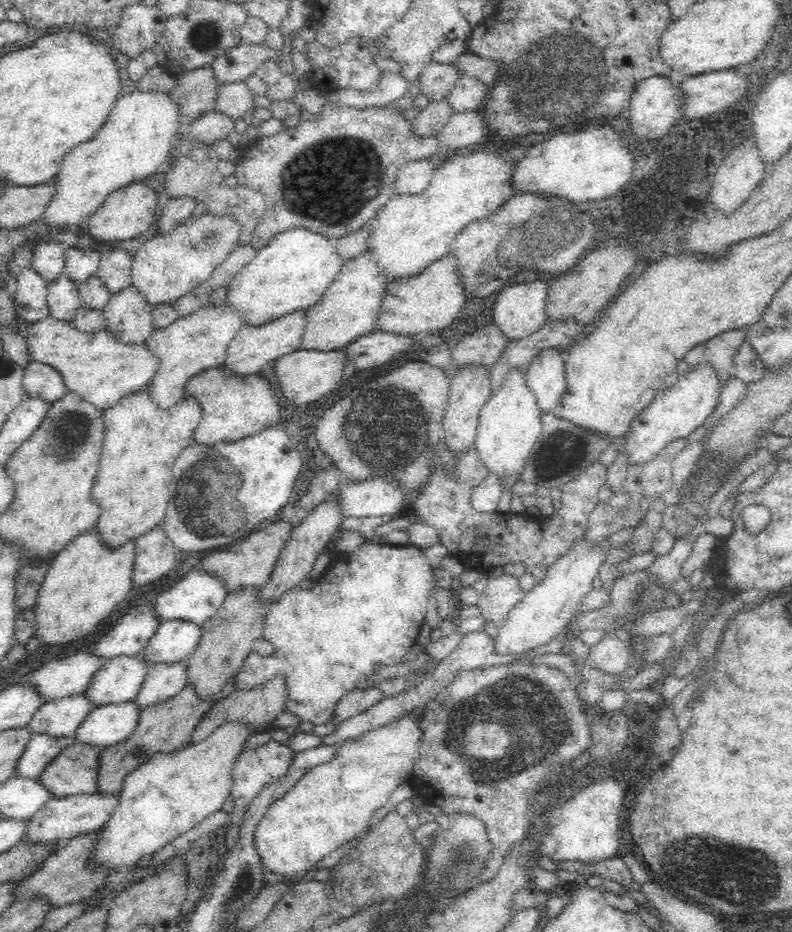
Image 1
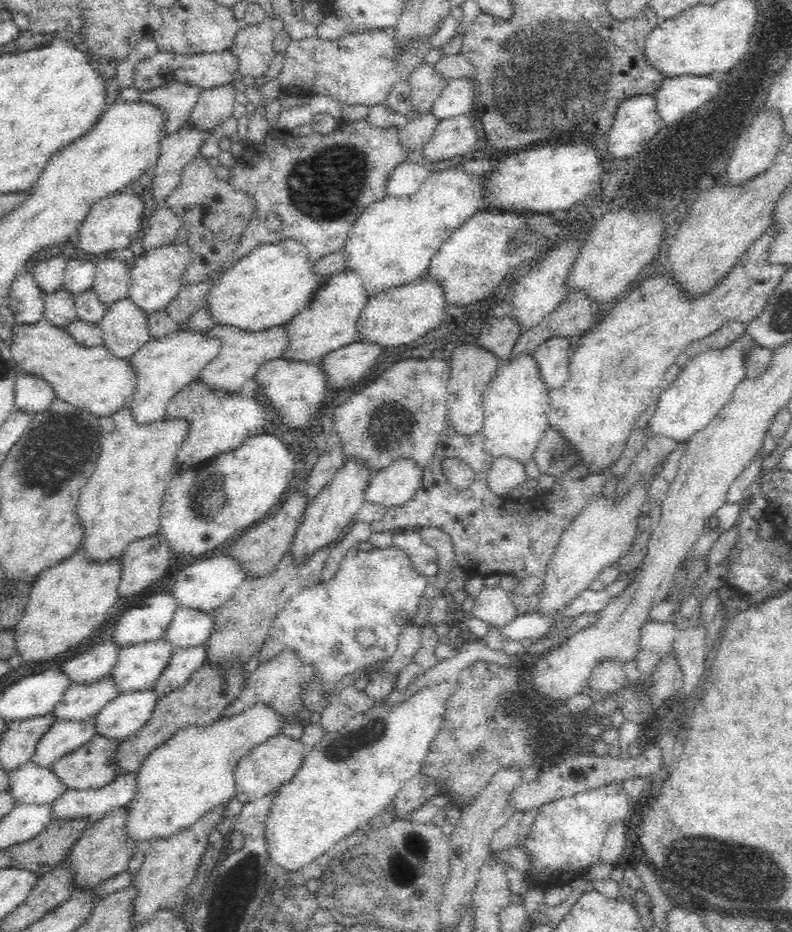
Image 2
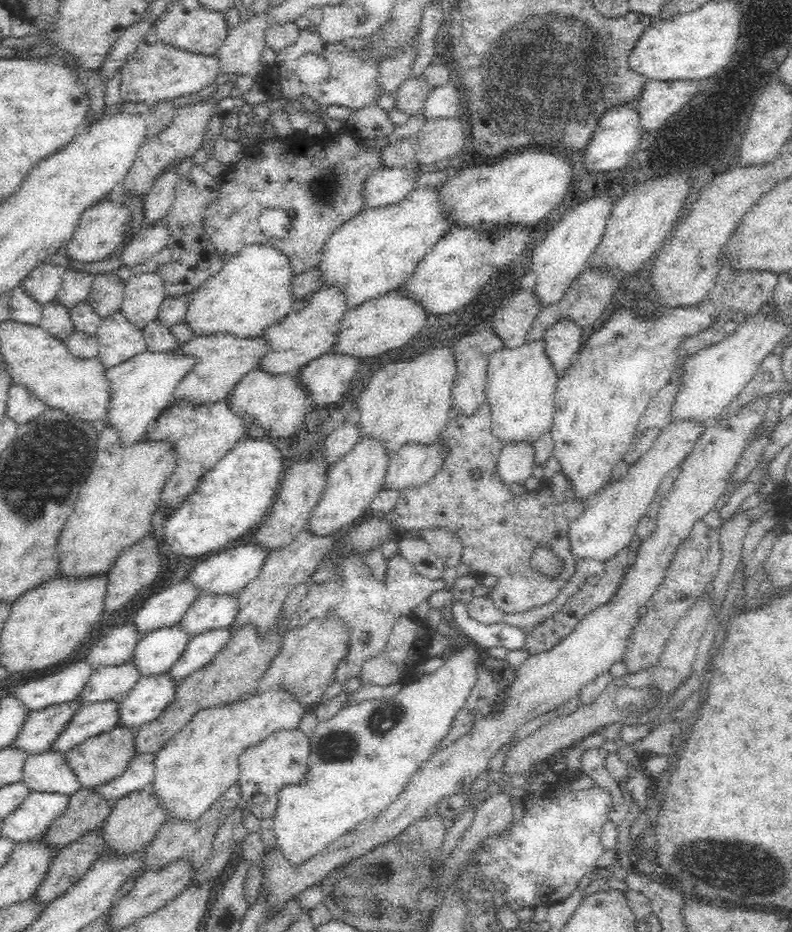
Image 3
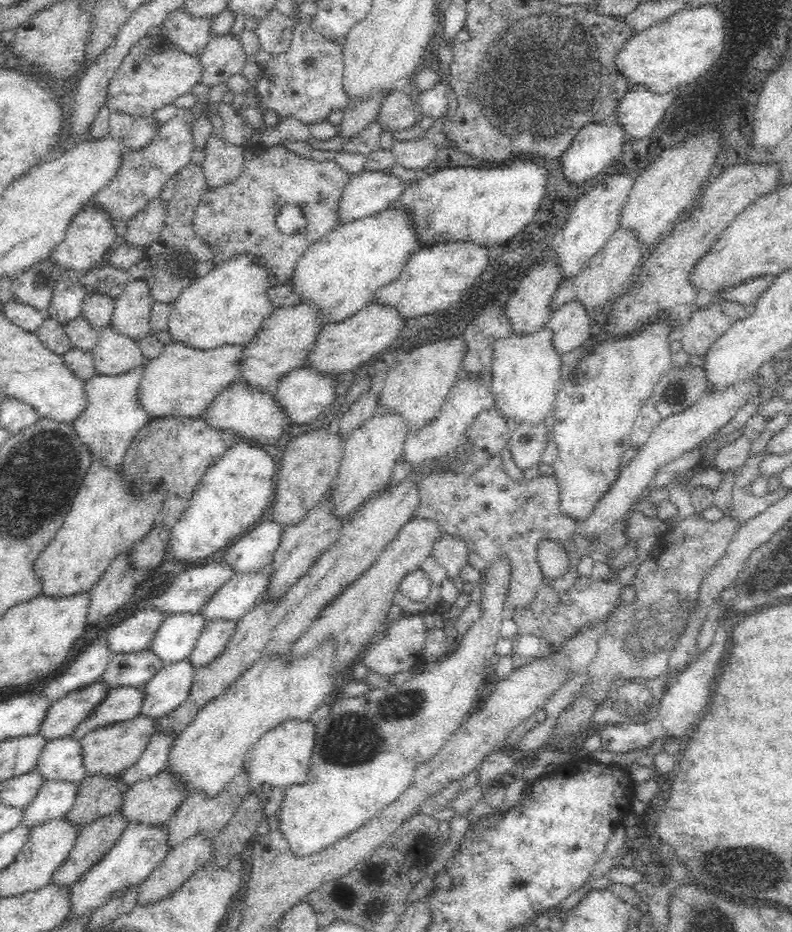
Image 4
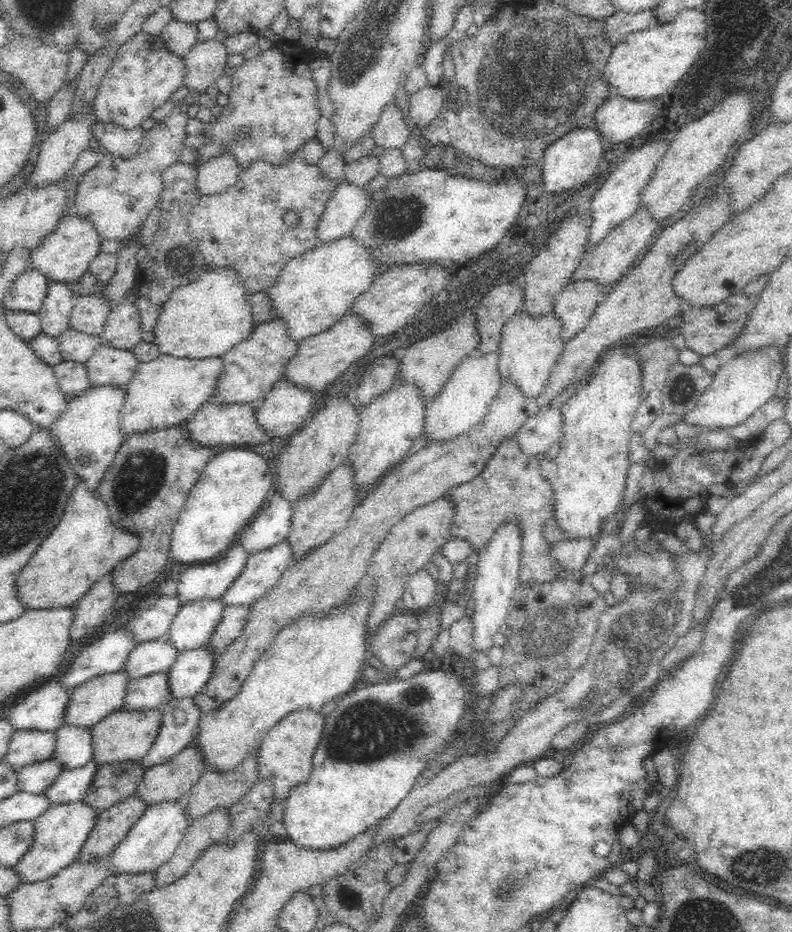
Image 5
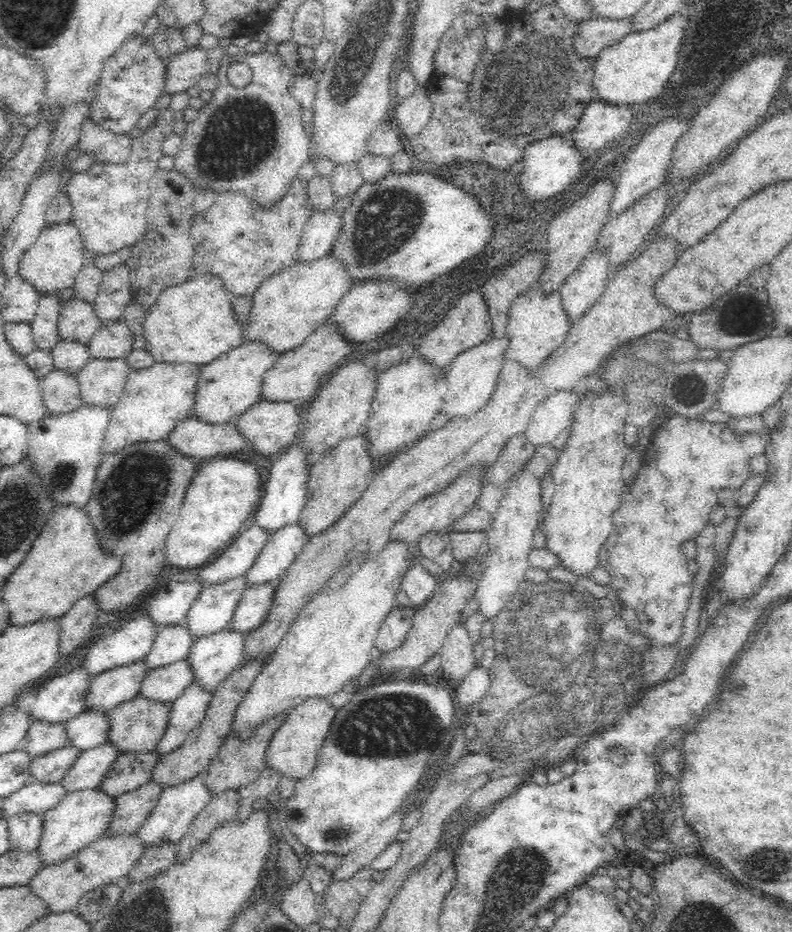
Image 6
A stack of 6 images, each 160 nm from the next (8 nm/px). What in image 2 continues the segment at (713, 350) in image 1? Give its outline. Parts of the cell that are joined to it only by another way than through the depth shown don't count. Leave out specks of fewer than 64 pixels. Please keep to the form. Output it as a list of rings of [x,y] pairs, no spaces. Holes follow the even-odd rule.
[[[736,319],[725,320],[716,332],[712,332],[709,336],[688,343],[685,348],[685,353],[690,357],[708,349],[721,349],[727,347],[732,341],[738,340],[740,336],[747,333],[746,323]]]

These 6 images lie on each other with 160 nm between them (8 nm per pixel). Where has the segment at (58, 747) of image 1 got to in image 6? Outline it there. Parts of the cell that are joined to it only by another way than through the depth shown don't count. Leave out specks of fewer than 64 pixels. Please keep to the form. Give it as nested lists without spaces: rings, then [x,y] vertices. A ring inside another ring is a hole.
[[[190,659],[175,660],[150,669],[144,676],[140,694],[156,701],[175,701],[194,678]]]

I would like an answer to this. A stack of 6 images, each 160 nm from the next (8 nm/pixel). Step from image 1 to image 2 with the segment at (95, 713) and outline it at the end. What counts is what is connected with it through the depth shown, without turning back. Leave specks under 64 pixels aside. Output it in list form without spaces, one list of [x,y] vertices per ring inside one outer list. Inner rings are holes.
[[[154,688],[120,693],[95,716],[96,734],[118,739],[134,736],[150,720],[161,697]]]

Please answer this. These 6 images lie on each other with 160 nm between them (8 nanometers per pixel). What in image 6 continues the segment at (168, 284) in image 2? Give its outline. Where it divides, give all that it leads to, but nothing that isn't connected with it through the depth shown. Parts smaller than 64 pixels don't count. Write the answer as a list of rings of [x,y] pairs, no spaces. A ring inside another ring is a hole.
[[[120,320],[108,322],[92,335],[87,344],[88,354],[94,360],[126,358],[133,351],[133,334]]]

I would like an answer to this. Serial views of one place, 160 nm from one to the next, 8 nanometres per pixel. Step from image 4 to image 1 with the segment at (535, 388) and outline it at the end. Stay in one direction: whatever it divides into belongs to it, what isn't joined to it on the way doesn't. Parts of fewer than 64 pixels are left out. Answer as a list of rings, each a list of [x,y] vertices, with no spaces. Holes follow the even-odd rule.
[[[520,367],[511,368],[504,382],[493,391],[480,409],[475,443],[480,461],[488,467],[488,472],[509,477],[524,470],[524,465],[542,432],[541,414],[538,397],[528,387],[525,372]]]

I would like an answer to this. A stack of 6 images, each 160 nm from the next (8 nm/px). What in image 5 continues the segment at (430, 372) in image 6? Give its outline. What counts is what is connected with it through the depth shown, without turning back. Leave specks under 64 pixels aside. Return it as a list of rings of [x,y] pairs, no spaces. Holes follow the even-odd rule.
[[[399,377],[390,388],[365,404],[356,440],[347,457],[356,467],[356,487],[361,494],[408,454],[416,436],[423,432],[427,403],[426,395],[414,381]]]

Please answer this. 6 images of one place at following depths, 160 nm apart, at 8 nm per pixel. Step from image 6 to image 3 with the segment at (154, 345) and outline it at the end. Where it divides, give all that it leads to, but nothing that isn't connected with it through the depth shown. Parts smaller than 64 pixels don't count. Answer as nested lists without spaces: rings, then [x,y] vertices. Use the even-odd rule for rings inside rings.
[[[260,244],[246,246],[225,261],[216,274],[210,275],[196,290],[189,293],[190,302],[182,321],[196,336],[232,334],[240,339],[258,338],[268,325],[279,321],[292,308],[295,300],[289,291],[294,276],[291,272],[288,259],[274,247]]]

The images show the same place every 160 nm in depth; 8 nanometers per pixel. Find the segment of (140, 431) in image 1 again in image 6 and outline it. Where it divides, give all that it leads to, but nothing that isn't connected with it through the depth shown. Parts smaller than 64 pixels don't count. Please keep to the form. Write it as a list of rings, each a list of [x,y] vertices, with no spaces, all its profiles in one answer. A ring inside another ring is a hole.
[[[55,508],[48,524],[40,530],[38,538],[32,542],[32,548],[21,560],[20,566],[8,576],[1,590],[1,602],[4,603],[8,615],[9,626],[30,626],[40,620],[59,619],[80,598],[93,594],[98,587],[107,584],[120,572],[121,561],[117,556],[107,556],[100,549],[92,528],[88,528],[88,517],[83,510],[78,512],[72,508]]]

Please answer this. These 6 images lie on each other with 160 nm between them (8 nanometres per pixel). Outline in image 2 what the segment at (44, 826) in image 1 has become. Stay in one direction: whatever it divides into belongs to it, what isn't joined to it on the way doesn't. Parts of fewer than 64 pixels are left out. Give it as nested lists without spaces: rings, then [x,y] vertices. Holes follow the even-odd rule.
[[[138,771],[121,772],[114,782],[87,790],[68,790],[52,802],[52,819],[83,817],[88,815],[96,822],[111,808],[128,805],[137,794]]]

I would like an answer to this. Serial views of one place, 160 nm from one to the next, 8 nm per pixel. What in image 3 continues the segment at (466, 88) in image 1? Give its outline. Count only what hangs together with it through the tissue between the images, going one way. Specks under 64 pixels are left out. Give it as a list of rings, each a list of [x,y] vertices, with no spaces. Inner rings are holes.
[[[449,81],[444,86],[432,89],[424,100],[424,108],[420,114],[426,119],[453,118],[457,116],[460,104],[456,84]]]

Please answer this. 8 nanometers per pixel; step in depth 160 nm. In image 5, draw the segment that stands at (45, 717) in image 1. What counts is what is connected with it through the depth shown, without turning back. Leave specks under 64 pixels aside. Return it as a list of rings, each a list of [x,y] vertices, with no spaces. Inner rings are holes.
[[[162,637],[156,640],[146,640],[131,653],[124,669],[130,673],[130,678],[148,676],[155,672],[166,672],[179,656],[179,649],[171,638]]]

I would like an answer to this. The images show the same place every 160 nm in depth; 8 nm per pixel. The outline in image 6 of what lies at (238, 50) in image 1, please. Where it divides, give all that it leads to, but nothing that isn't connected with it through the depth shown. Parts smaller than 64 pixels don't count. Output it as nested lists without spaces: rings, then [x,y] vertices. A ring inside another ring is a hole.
[[[143,36],[129,39],[106,60],[99,80],[99,96],[92,101],[90,118],[104,130],[127,135],[139,118],[163,96],[165,65]]]

